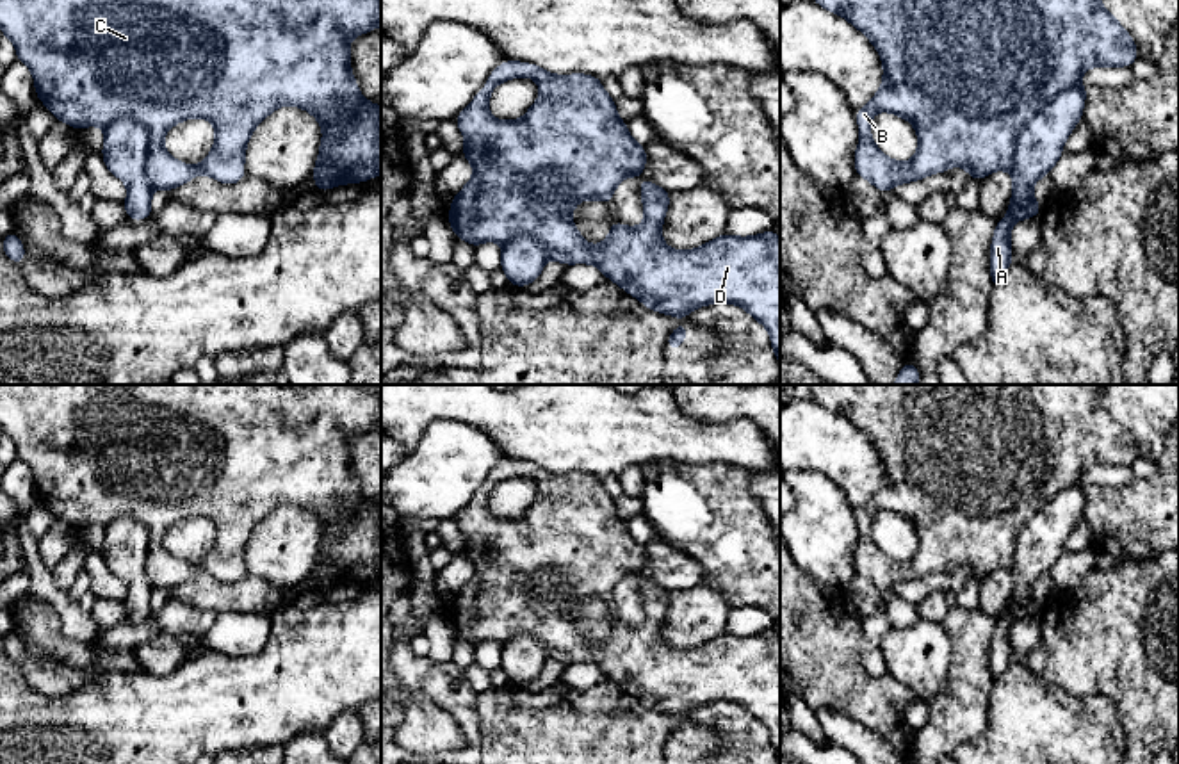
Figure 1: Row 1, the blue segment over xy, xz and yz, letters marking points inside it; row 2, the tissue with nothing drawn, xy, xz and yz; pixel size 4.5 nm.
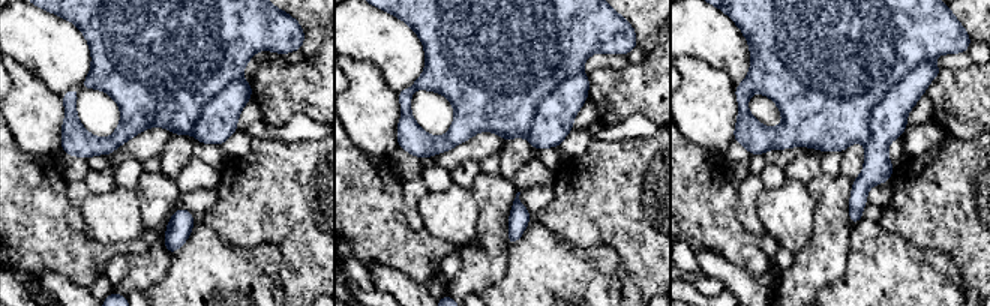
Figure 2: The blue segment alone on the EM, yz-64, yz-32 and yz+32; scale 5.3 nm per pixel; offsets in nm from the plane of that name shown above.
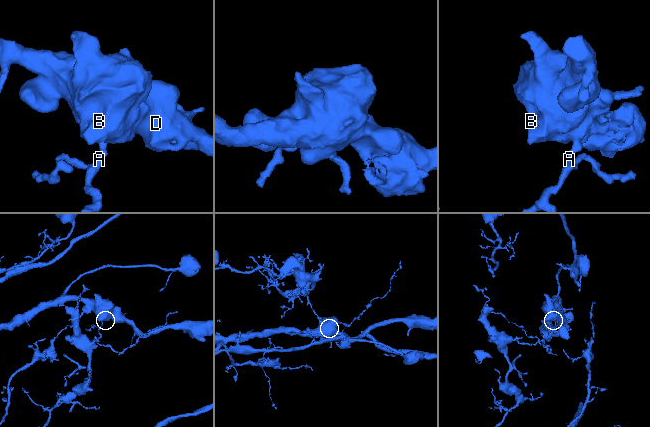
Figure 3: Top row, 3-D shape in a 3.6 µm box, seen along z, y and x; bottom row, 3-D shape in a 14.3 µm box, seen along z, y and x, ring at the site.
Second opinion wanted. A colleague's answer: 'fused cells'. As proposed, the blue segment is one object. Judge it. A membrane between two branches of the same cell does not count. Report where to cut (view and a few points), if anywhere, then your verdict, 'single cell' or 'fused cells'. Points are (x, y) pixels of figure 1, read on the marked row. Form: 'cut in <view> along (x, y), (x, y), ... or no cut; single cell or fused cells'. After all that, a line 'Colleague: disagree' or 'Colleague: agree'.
cut in xy along (113, 120), (136, 120), (146, 130), (146, 178), (154, 186); fused cells
Colleague: agree

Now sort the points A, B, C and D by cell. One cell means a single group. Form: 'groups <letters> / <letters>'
groups A / B C D

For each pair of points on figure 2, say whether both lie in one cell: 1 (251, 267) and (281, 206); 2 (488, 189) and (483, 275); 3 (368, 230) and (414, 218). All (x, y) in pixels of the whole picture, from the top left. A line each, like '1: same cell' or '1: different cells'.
1: different cells
2: same cell
3: different cells

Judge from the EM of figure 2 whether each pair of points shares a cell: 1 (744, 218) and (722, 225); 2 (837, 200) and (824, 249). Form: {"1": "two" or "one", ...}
{"1": "two", "2": "one"}

